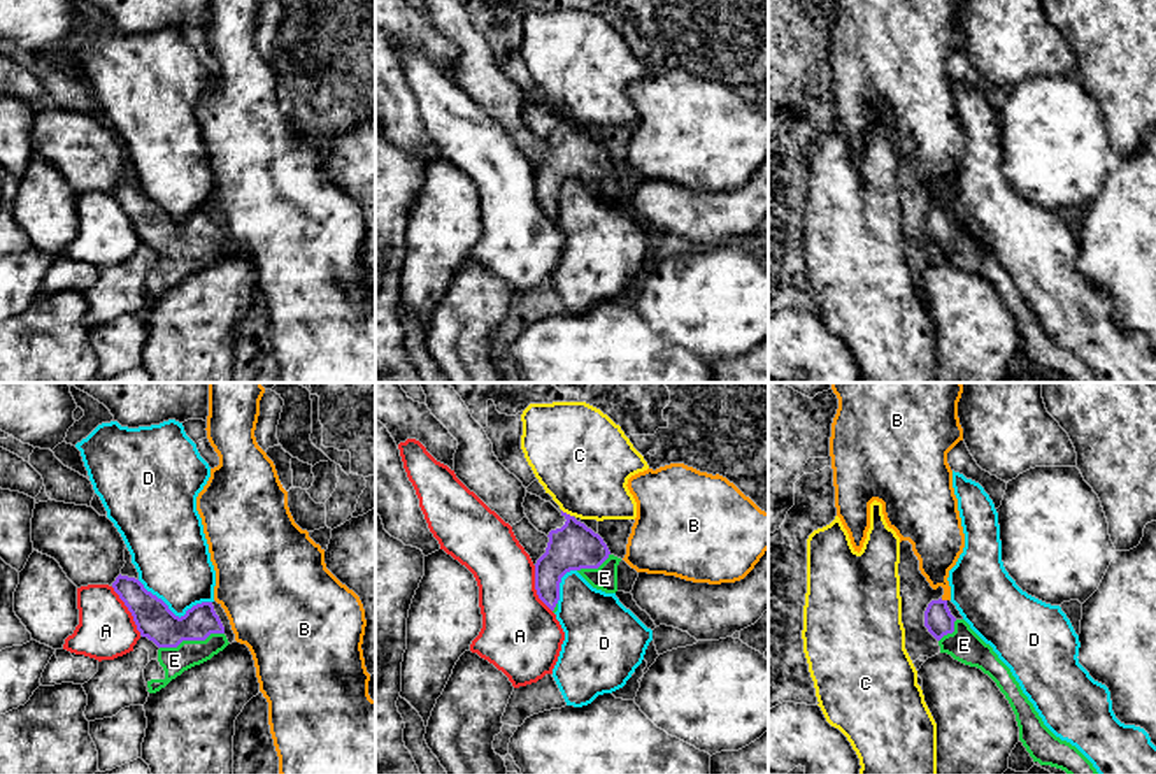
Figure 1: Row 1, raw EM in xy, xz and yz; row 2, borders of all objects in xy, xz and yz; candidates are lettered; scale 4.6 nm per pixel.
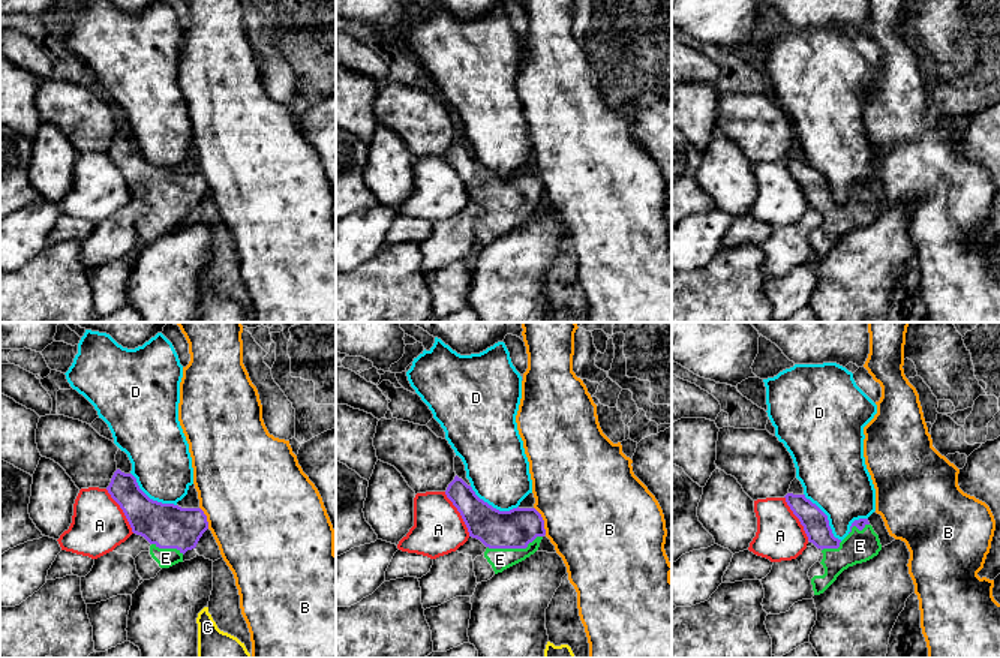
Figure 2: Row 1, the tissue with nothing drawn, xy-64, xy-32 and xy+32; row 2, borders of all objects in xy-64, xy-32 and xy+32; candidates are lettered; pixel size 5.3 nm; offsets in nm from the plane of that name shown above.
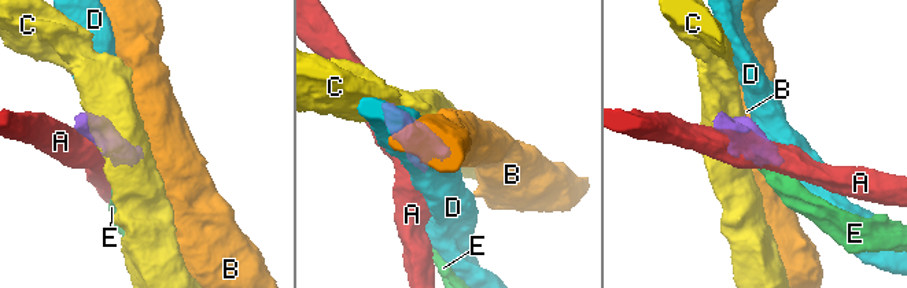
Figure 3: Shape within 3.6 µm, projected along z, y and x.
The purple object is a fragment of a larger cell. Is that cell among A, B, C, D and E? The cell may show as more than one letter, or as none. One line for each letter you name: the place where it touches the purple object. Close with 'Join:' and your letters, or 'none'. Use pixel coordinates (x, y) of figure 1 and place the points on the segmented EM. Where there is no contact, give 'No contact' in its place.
E: Touches purple at xy (192, 639)
Join: E

